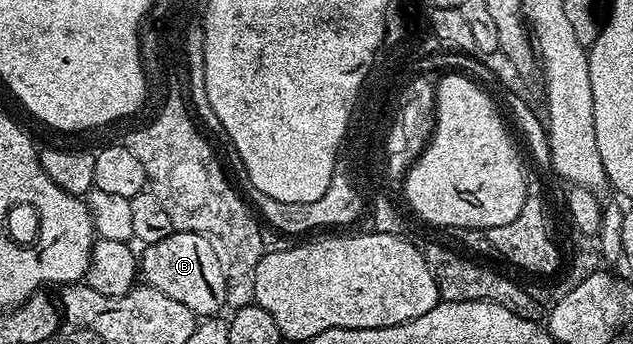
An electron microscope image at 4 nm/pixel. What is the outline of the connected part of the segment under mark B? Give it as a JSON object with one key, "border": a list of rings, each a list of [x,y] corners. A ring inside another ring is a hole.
{"border":[[[176,231],[162,241],[146,244],[141,251],[141,275],[150,286],[161,289],[173,301],[181,301],[181,305],[193,312],[197,317],[215,317],[224,310],[227,302],[227,286],[225,285],[225,273],[221,273],[221,261],[217,261],[217,253],[213,253],[213,245],[205,237],[188,231]]]}

